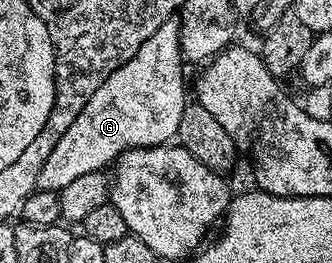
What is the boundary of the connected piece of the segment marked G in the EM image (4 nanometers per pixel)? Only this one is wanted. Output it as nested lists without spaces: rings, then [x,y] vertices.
[[[174,18],[163,22],[139,50],[95,94],[87,106],[79,110],[79,118],[59,146],[51,150],[50,157],[39,172],[38,188],[59,192],[63,186],[76,182],[83,174],[108,169],[120,156],[132,148],[154,148],[177,140],[179,118],[187,103],[185,97],[185,72],[181,69],[181,22]]]

